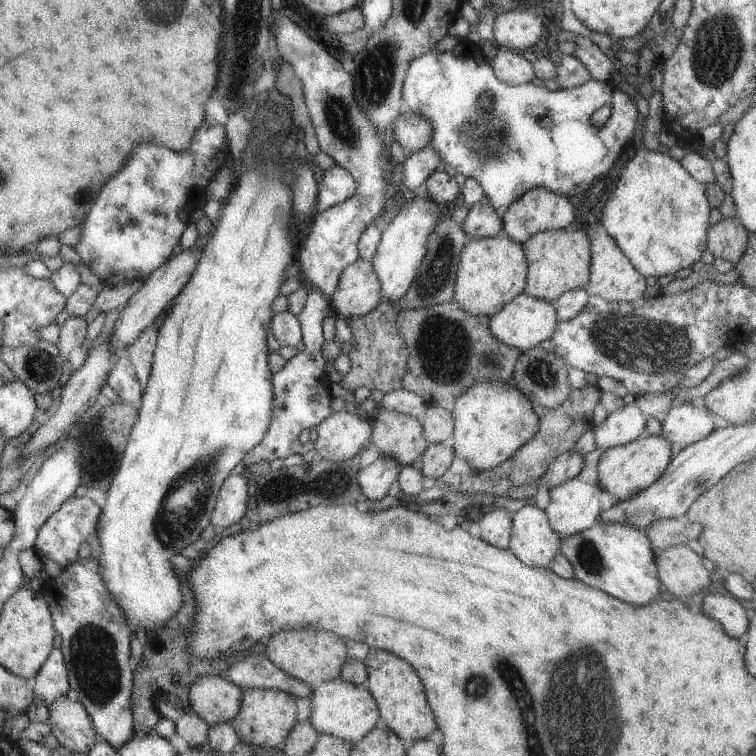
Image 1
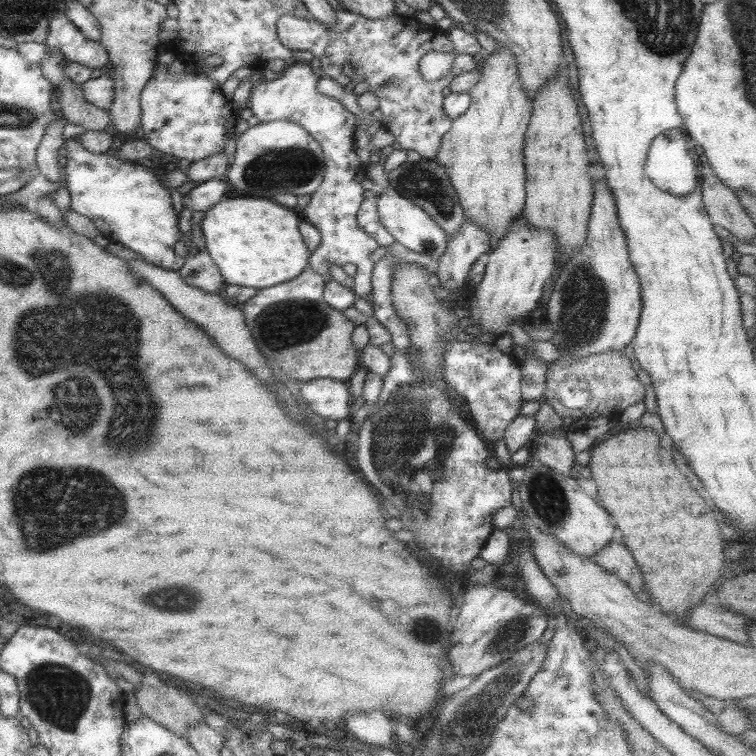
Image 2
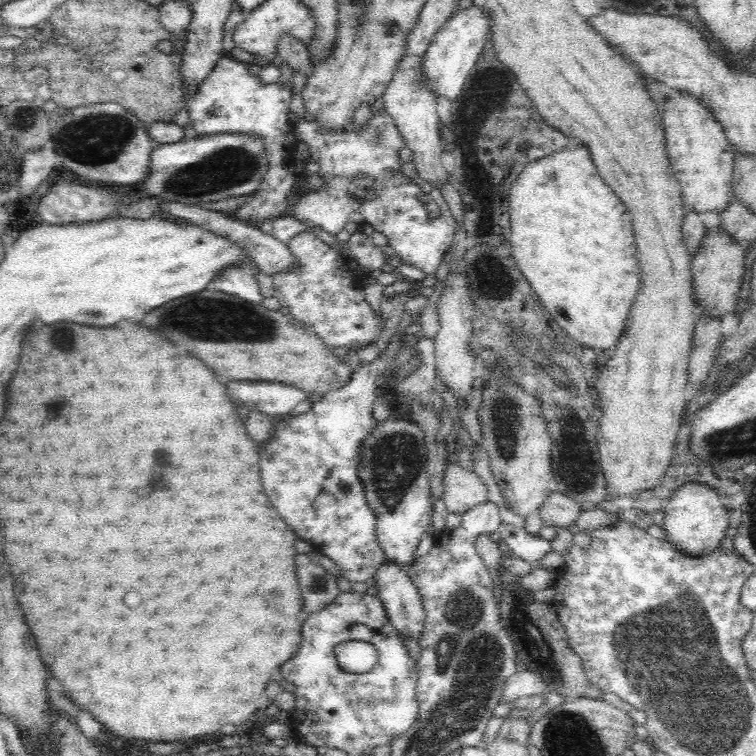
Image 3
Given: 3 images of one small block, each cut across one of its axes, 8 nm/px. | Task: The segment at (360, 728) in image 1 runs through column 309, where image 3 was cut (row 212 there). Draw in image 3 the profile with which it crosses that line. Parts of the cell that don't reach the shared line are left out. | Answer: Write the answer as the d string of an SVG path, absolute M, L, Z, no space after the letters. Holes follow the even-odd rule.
M681 94L680 98L666 98L662 110L662 126L664 127L666 152L669 156L674 179L679 183L681 198L686 209L696 214L716 213L722 215L728 211L733 202L733 168L735 152L730 148L730 143L725 132L714 117L689 94Z

